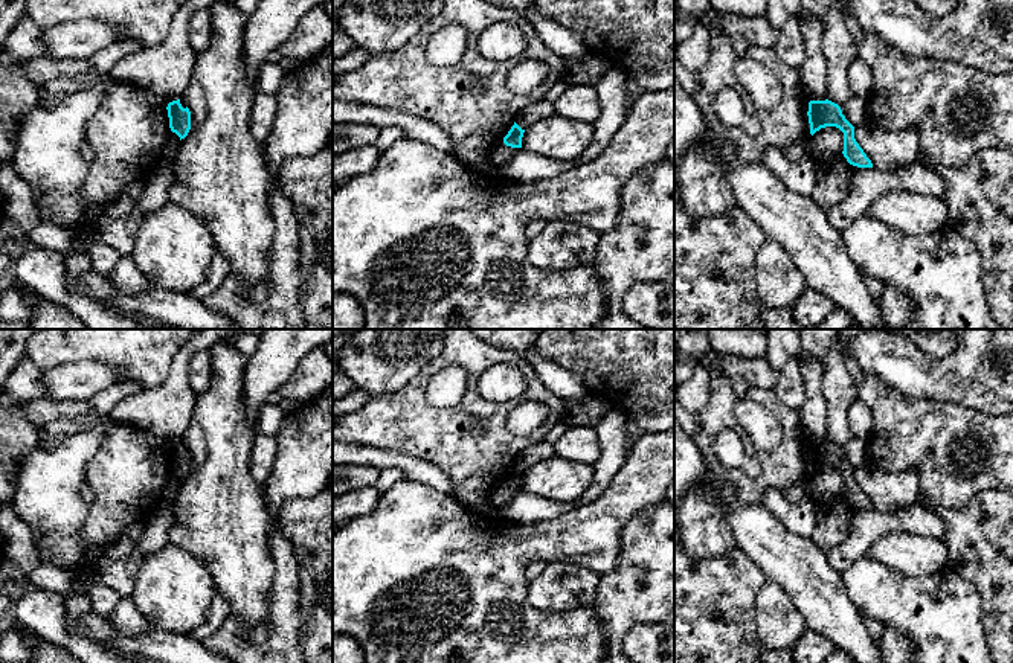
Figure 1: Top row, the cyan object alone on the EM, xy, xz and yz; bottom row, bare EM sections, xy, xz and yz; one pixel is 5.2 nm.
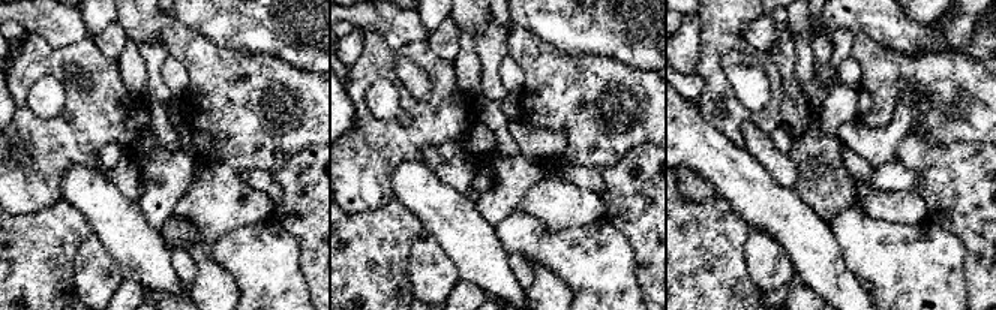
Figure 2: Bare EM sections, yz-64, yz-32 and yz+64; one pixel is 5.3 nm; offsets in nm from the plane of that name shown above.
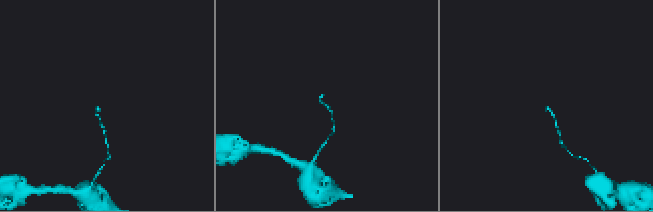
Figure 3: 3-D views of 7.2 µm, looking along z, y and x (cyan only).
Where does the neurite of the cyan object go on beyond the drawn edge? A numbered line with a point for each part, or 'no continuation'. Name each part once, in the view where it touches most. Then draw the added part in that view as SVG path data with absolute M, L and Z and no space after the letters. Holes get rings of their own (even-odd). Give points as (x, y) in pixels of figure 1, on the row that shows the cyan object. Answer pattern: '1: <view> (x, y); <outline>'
no continuation

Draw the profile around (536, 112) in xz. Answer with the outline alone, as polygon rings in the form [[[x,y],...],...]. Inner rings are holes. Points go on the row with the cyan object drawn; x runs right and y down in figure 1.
[[[542,99],[539,102],[534,102],[528,107],[525,107],[523,110],[520,110],[520,113],[516,117],[516,123],[522,128],[522,130],[528,130],[532,123],[549,117],[552,114],[555,114],[555,107],[552,102]]]

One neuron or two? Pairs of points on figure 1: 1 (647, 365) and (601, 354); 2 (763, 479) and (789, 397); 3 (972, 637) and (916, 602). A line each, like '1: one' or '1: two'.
1: one
2: two
3: one

